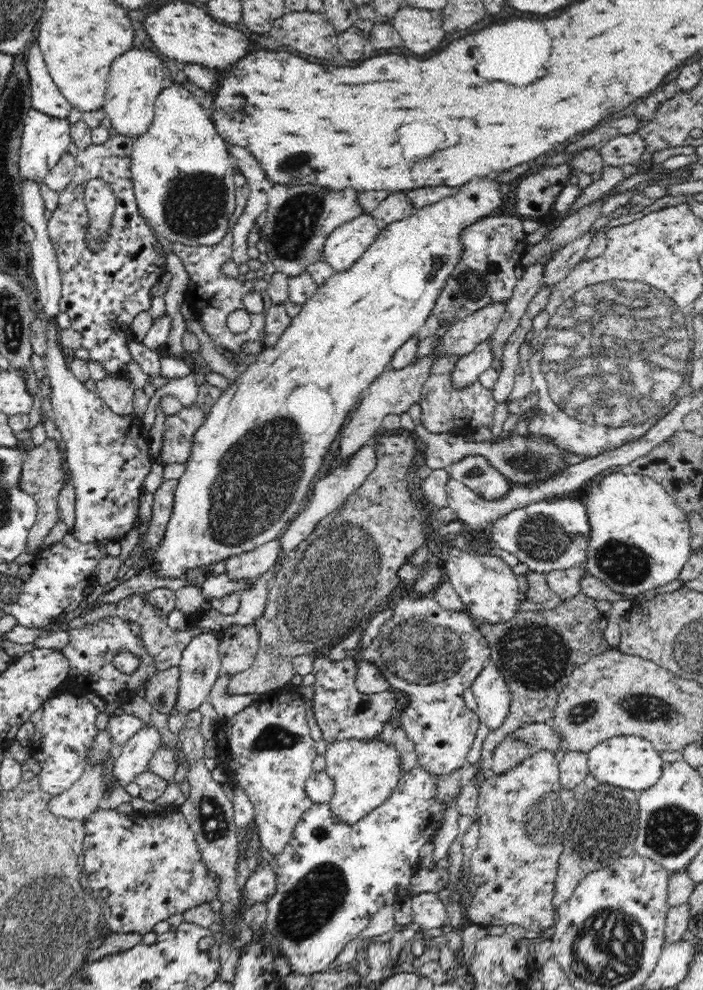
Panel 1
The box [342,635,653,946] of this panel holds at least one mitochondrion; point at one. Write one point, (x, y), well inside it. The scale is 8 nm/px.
(604, 826)

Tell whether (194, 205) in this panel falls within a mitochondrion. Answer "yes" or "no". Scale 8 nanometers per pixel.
yes

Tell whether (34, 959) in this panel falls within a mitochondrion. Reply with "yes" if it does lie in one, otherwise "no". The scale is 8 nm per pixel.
yes

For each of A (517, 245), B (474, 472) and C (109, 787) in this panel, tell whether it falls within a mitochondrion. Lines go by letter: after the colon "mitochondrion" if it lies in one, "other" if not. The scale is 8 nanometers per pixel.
A: other
B: mitochondrion
C: other

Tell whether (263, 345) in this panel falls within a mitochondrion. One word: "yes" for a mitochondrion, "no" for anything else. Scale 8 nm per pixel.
no

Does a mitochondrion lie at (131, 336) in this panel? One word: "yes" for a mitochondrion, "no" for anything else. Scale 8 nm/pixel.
no

